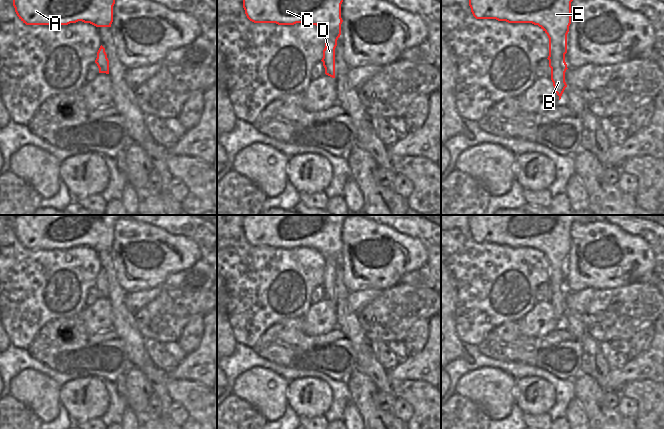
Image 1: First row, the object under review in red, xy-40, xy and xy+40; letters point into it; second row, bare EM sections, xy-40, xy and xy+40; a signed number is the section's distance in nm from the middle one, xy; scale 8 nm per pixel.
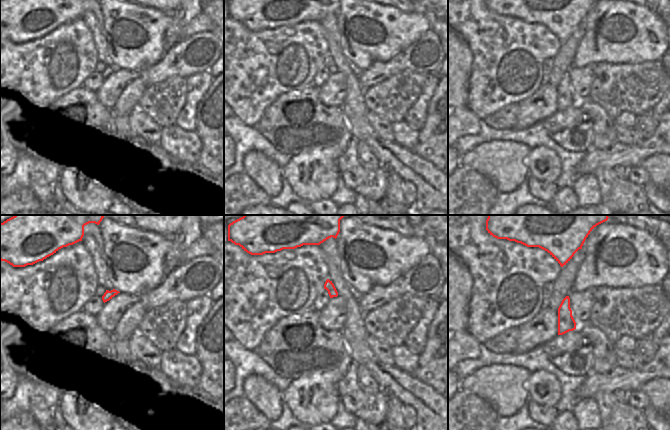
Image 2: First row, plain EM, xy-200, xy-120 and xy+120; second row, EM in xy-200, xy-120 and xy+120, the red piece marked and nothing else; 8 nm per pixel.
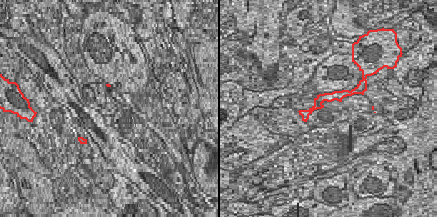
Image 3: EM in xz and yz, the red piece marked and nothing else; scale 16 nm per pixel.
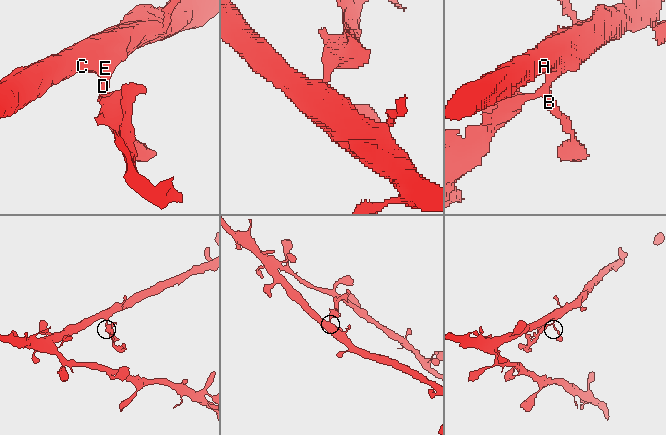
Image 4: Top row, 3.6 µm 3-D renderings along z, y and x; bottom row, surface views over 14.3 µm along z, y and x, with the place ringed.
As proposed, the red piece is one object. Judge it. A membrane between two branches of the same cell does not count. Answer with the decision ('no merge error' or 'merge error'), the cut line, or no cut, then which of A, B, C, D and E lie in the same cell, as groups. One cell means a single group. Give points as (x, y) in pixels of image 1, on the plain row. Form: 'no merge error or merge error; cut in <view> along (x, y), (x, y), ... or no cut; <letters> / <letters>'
merge error; cut in xy+40 along (549, 266), (559, 267), (565, 277); A C E / B D

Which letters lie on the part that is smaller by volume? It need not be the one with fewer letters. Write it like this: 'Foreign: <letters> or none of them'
Foreign: B, D

